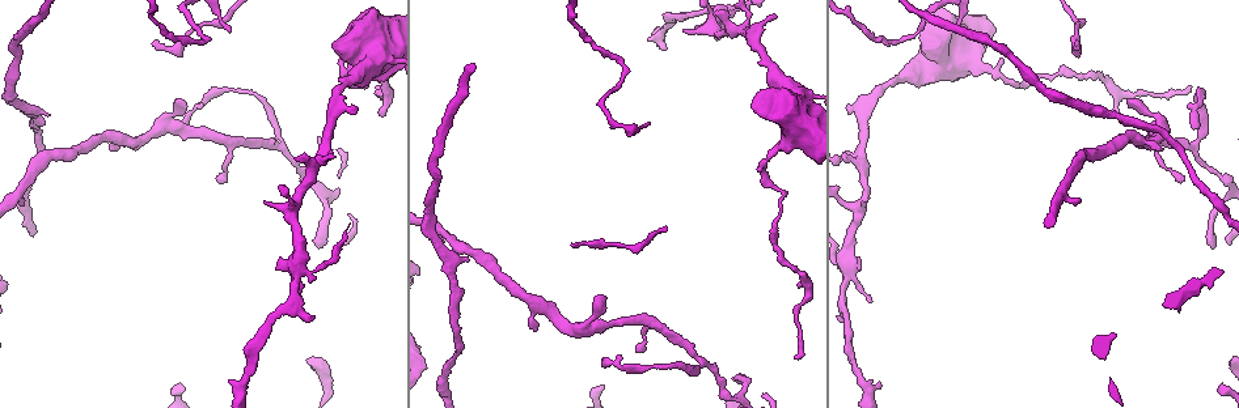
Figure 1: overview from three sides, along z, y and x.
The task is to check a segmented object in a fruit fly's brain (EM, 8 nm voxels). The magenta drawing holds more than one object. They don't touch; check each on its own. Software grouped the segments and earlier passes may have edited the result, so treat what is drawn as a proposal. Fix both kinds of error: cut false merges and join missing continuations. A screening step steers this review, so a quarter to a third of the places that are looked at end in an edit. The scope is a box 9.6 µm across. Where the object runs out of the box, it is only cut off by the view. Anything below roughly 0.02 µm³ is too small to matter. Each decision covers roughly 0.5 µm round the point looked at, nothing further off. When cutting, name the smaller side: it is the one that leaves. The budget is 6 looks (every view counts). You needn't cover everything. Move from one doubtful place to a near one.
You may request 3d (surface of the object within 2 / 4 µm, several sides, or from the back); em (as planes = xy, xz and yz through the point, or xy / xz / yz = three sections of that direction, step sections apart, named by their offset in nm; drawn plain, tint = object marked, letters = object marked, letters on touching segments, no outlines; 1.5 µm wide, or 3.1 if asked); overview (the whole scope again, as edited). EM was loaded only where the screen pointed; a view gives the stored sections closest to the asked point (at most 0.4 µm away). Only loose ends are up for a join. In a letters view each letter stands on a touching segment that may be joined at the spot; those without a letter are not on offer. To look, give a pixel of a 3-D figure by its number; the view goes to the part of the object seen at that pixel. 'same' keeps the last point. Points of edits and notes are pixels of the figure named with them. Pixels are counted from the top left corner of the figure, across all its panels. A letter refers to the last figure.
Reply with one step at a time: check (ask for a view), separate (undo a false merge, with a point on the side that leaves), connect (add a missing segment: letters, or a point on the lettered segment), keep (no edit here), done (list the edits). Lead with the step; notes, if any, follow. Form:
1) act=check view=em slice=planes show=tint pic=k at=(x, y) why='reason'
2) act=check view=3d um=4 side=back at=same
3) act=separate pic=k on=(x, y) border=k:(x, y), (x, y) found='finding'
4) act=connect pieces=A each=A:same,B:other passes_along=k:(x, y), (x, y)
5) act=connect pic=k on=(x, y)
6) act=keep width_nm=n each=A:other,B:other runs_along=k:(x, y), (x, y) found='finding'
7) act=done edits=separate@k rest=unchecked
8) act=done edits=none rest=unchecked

act=check view=3d um=4 pic=1 at=(375, 88) why='an open end'

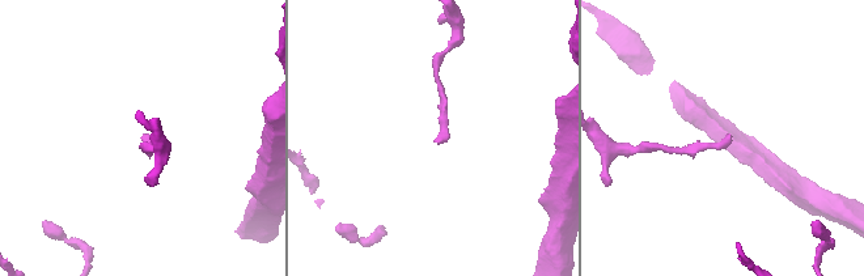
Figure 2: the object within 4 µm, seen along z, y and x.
act=check view=em slice=xy step=4 show=letters pic=2 at=(439, 141) why='need the tissue'

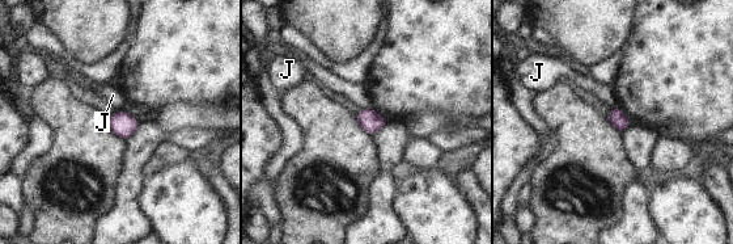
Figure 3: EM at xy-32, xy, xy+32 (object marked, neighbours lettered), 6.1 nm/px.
act=keep longest_contact=J:70nm each=J:other border=3:(371, 106), (360, 109) found='no lettered segment goes on from it'

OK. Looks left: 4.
act=check view=em slice=planes show=tint pic=1 at=(1198, 126) why='branch stops here'

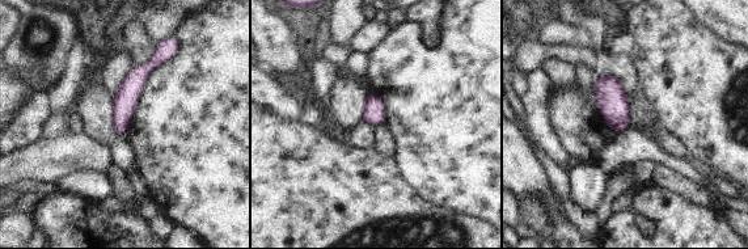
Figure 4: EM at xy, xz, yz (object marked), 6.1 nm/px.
act=check view=em slice=planes show=letters at=same

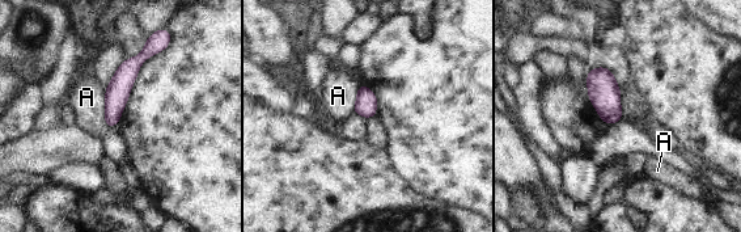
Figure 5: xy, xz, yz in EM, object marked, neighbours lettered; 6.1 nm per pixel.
act=keep width_nm=140 each=A:other runs_along=5:(155, 49), (125, 75), (109, 123) found='none of them fits'

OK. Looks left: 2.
act=done edits=none rest=unchecked

